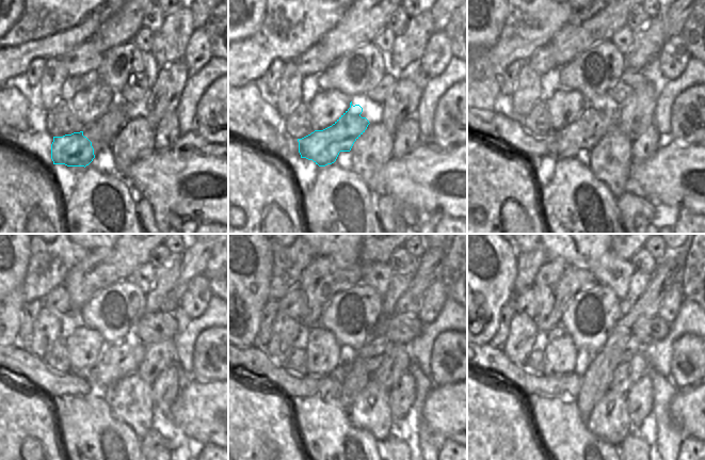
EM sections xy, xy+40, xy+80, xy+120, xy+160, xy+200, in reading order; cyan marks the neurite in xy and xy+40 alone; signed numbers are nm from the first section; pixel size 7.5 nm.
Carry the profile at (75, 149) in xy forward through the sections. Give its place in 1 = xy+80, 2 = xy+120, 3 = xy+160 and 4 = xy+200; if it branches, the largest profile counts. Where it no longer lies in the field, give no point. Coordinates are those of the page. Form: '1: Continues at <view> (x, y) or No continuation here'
1: Continues at xy+80 (578, 138)
2: Continues at xy+120 (116, 361)
3: Continues at xy+160 (372, 353)
4: Continues at xy+200 (633, 346)

